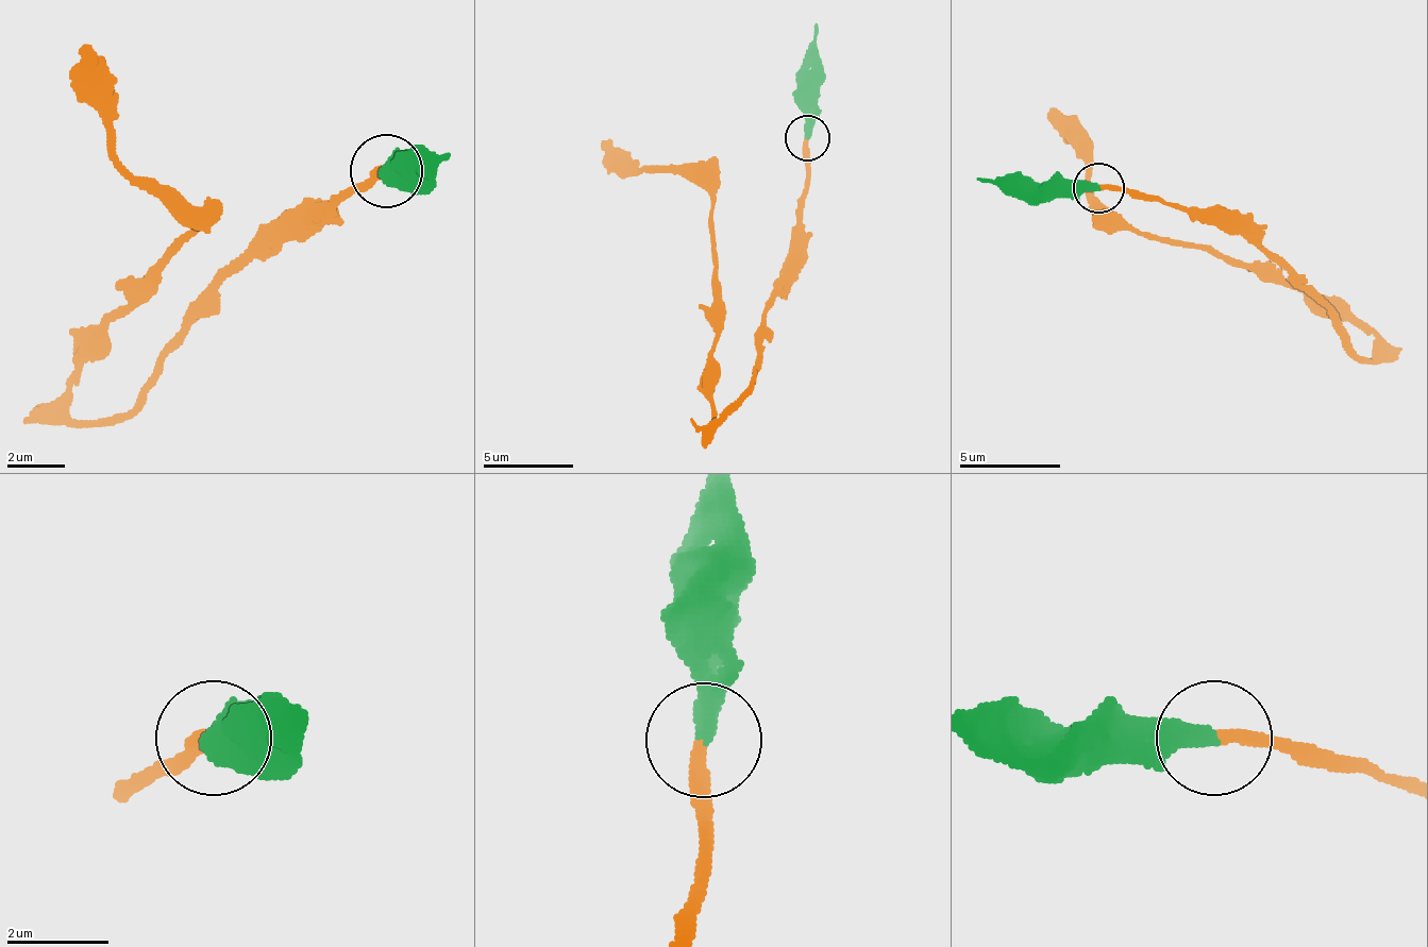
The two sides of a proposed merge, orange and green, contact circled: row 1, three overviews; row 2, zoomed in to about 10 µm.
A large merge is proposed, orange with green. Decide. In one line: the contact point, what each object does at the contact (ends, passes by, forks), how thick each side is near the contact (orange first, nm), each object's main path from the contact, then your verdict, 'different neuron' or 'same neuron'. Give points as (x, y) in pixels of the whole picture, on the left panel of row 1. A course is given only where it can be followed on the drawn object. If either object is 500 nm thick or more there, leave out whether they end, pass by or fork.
(386, 170) | orange ends | green ends | 280/400 nm | orange via (385, 169), (217, 278), (152, 390), (107, 420), (72, 413), (117, 315), (191, 229), (116, 161), (86, 43) | green via (385, 169), (451, 156) | same neuron

